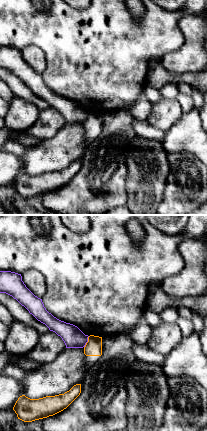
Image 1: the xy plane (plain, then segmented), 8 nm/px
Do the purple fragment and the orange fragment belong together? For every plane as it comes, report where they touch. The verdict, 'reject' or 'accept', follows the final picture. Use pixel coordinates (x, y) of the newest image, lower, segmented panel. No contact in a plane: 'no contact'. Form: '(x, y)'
(86, 342)

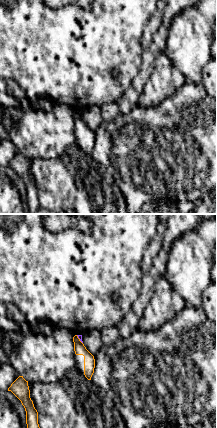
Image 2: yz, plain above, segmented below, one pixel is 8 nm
(79, 338)

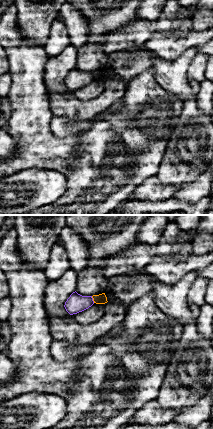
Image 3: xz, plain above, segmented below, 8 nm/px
(92, 299)

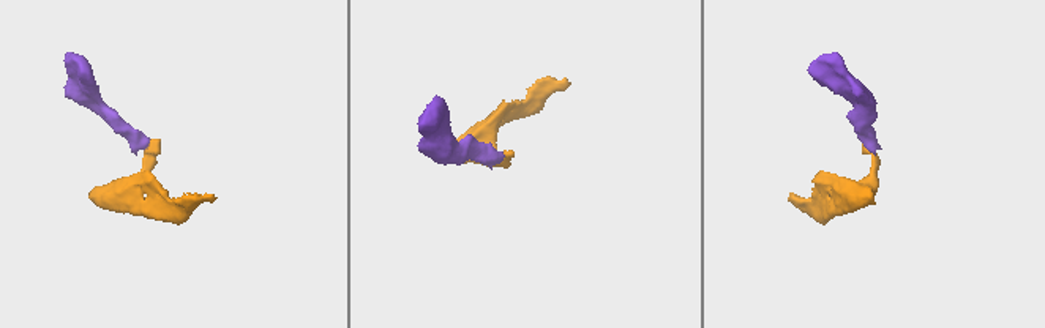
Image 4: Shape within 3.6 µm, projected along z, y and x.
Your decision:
reject

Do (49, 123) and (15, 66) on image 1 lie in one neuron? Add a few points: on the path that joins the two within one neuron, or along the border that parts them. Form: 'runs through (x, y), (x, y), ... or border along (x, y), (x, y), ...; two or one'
runs through (53, 108), (53, 101), (30, 78); one

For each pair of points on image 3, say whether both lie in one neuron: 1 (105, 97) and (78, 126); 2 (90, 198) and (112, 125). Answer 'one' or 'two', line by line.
1: two
2: one

